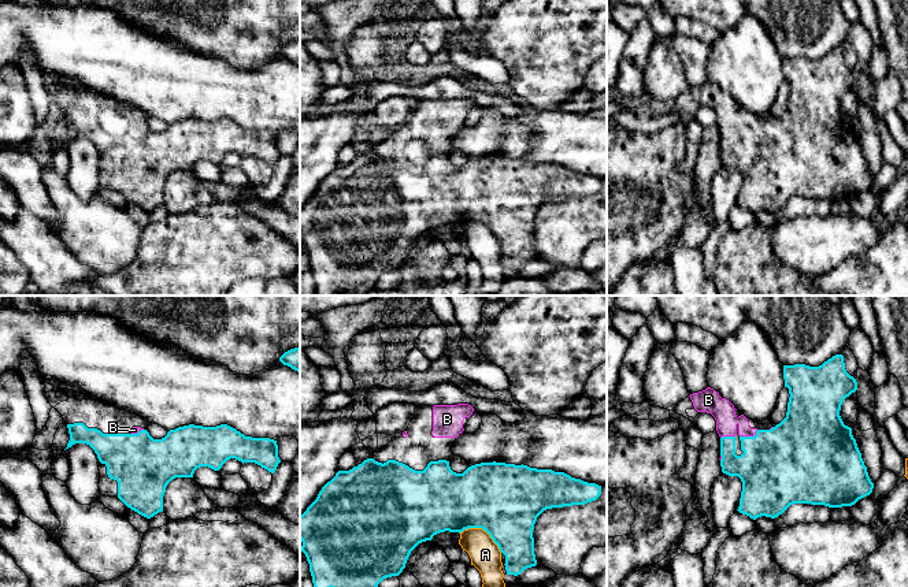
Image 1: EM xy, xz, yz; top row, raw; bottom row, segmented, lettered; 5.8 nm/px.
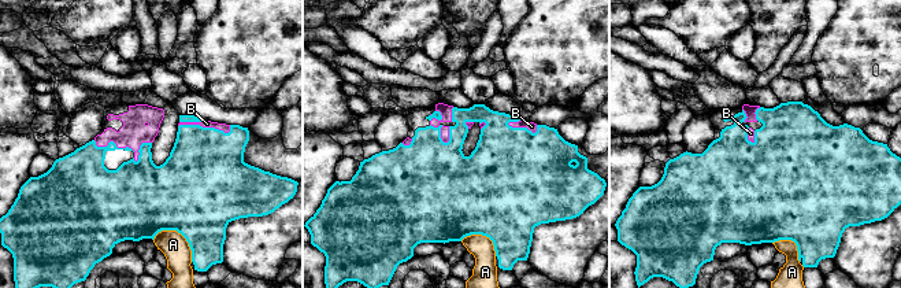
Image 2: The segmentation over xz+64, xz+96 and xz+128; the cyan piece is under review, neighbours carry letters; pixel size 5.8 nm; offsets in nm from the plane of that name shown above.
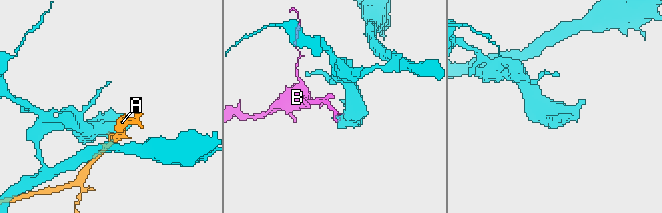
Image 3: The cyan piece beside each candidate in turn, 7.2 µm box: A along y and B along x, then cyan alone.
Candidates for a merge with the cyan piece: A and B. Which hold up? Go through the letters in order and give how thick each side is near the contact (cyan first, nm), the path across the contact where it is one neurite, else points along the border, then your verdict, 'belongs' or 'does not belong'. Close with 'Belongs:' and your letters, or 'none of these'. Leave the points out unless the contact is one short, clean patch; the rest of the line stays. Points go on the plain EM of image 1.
A: 440 nm thick on the cyan side, 180 nm on the other; does not belong
B: 460 nm thick on the cyan side, 140 nm on the other; belongs
Belongs: B

